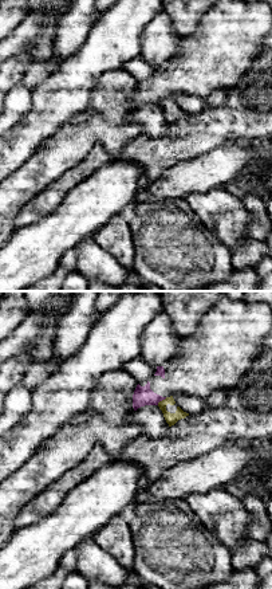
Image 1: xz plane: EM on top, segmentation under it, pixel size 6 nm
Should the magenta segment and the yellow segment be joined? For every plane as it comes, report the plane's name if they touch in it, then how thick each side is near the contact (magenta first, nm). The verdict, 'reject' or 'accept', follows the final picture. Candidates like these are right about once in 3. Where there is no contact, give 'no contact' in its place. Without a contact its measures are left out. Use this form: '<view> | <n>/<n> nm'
xz | 120/70 nm

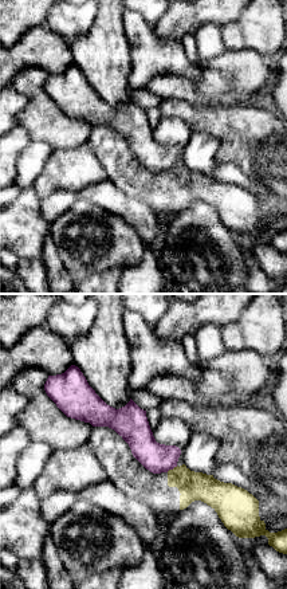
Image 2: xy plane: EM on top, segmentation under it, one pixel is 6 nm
xy | 180/180 nm

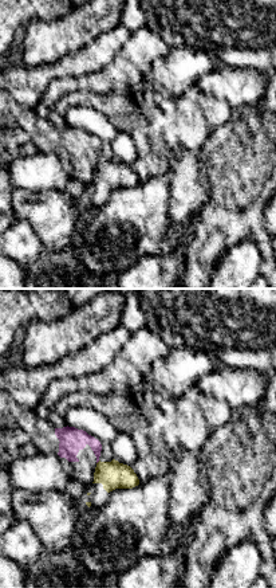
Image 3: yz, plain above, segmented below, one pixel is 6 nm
no contact

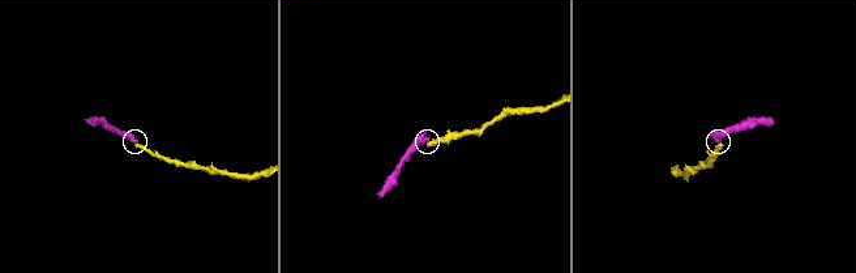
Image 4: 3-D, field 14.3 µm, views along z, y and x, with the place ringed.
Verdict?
reject

